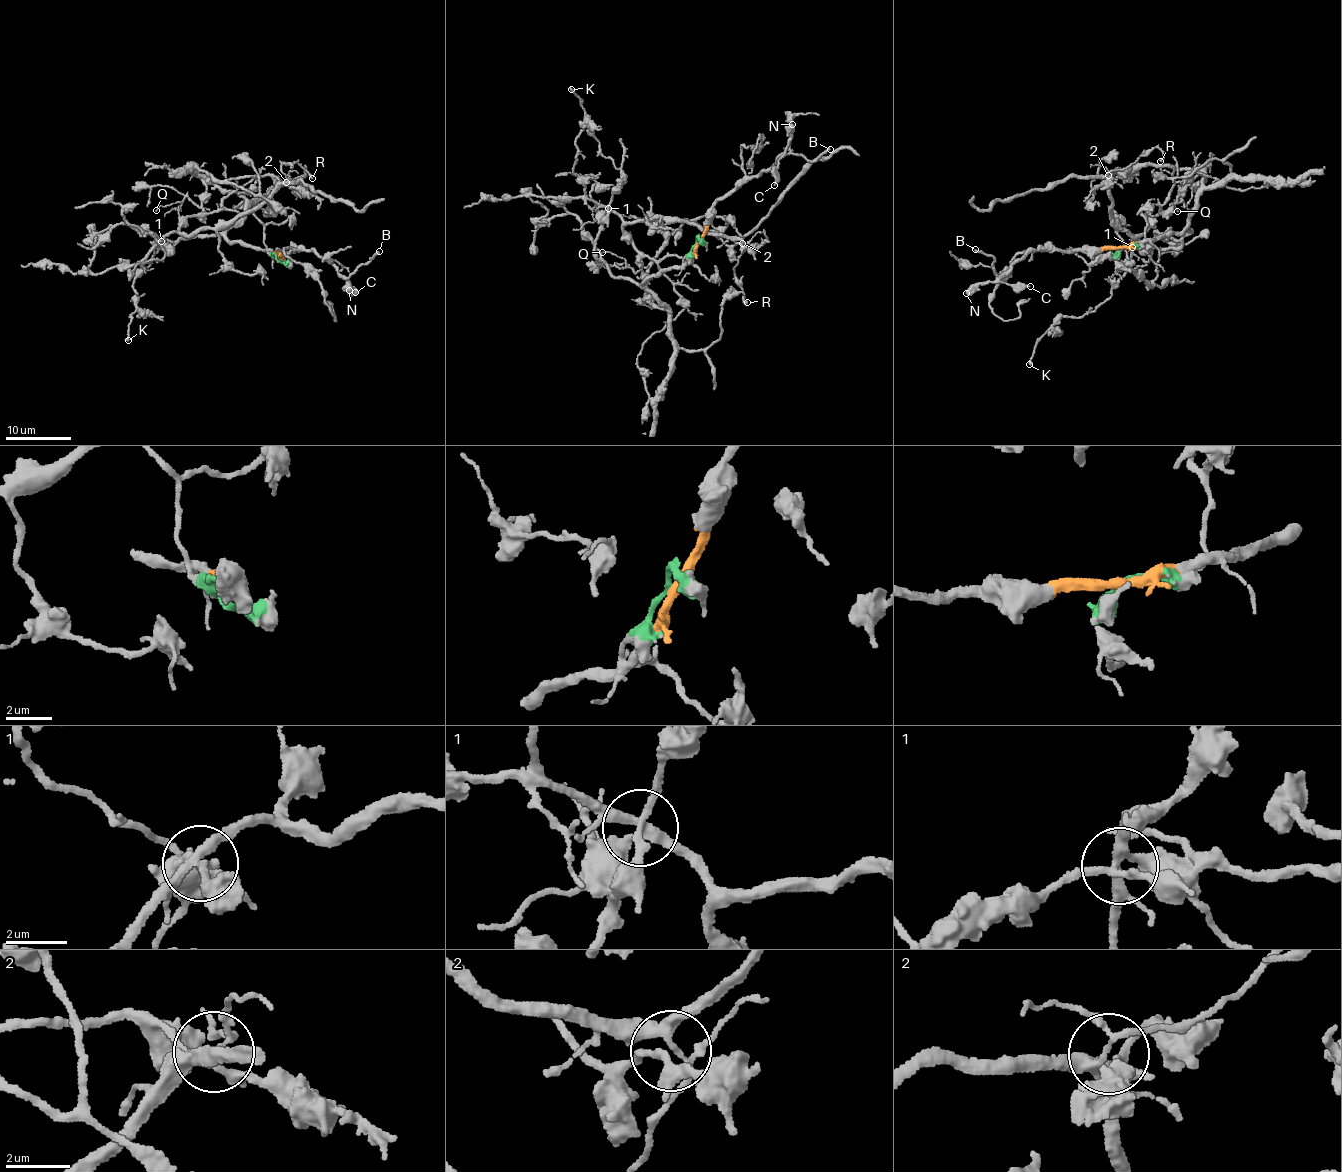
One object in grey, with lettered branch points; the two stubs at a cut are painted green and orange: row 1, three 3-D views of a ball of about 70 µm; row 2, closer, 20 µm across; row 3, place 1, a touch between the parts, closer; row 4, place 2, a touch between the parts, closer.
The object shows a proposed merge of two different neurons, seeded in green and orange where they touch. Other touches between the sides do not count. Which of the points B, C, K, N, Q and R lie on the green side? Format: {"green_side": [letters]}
{"green_side": ["K", "Q", "R"]}

